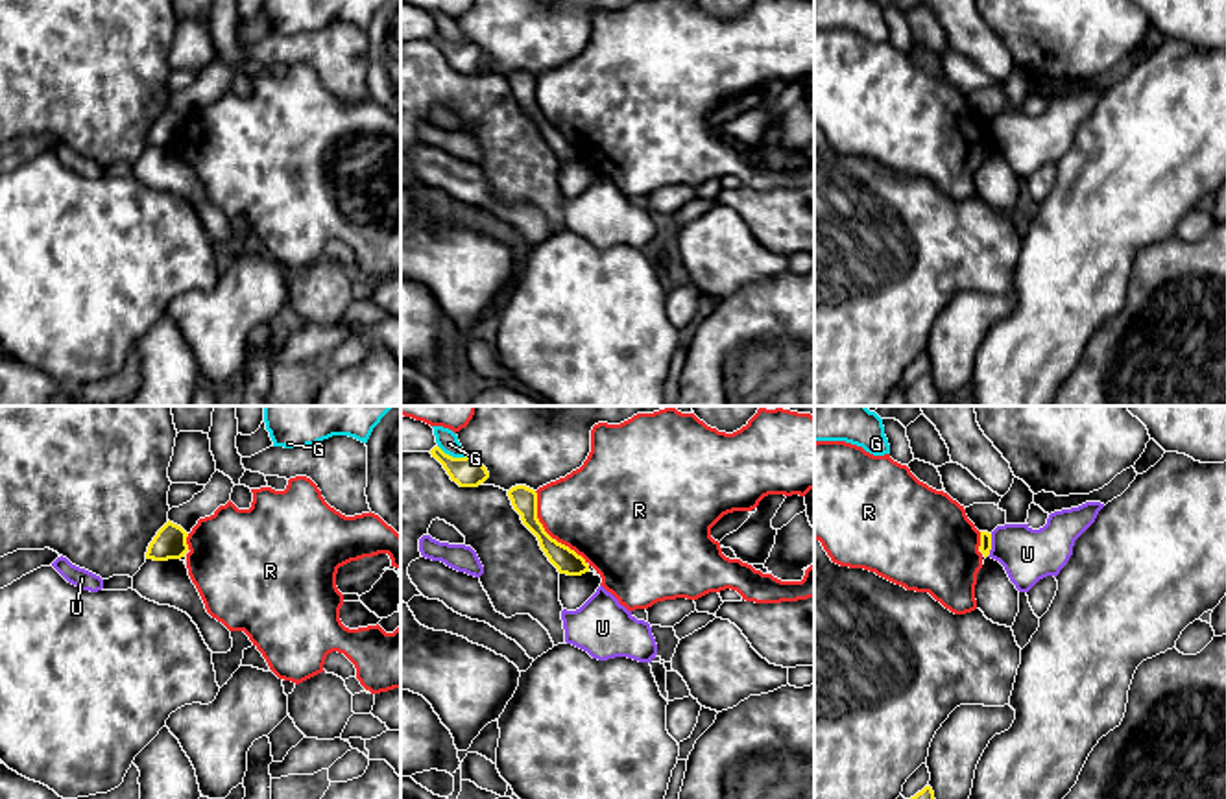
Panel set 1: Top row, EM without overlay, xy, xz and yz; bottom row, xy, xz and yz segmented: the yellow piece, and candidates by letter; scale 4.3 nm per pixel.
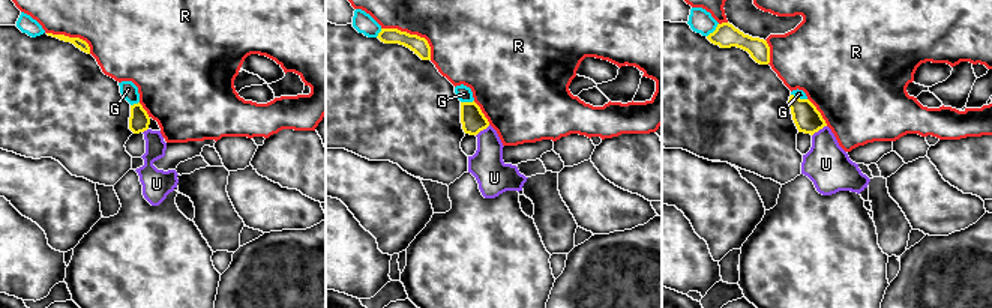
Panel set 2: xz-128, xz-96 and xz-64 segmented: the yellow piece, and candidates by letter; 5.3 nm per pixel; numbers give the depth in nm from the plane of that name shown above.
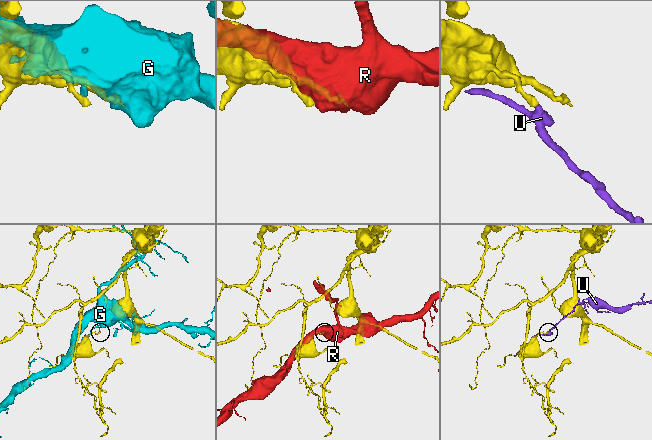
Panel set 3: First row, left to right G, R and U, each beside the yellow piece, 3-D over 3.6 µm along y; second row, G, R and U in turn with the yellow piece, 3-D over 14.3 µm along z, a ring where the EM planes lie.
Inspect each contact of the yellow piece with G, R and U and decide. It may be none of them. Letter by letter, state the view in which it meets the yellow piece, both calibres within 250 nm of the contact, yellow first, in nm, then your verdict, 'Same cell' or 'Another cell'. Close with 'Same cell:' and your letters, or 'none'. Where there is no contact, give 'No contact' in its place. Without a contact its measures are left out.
G: Touches yellow in xz. Thickness 130 nm (yellow) against 90 nm. Another cell
R: Touches yellow in xz. Thickness 110 nm (yellow) against 400 nm. Another cell
U: Touches yellow in yz. Thickness 50 nm (yellow) against 220 nm. Another cell
Same cell: none

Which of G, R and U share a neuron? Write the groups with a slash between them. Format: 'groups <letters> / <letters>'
groups G / R / U

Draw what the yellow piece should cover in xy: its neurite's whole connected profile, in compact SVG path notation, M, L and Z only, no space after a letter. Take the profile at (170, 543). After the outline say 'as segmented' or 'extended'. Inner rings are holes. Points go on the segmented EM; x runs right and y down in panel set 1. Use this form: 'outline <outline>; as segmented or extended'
outline M168 520L150 543L146 559L168 561L185 557L188 552L186 537L188 533L181 526Z; as segmented

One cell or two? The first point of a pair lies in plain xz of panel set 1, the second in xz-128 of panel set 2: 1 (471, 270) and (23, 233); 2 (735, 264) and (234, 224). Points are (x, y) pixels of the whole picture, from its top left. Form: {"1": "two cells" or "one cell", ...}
{"1": "two cells", "2": "two cells"}

